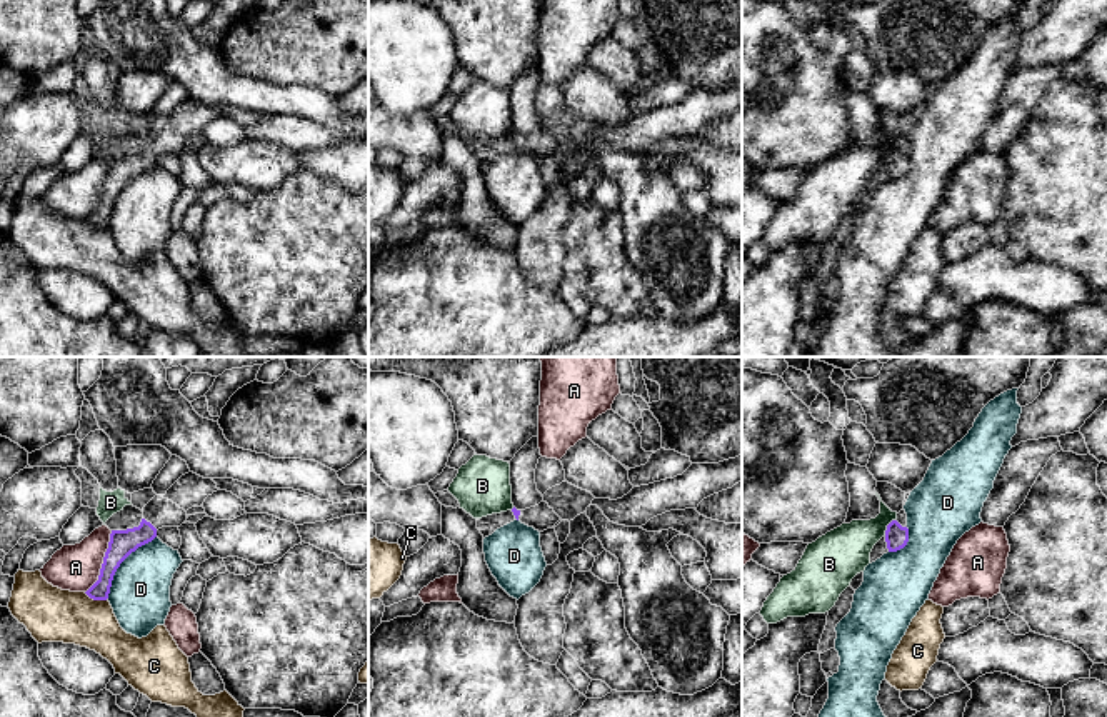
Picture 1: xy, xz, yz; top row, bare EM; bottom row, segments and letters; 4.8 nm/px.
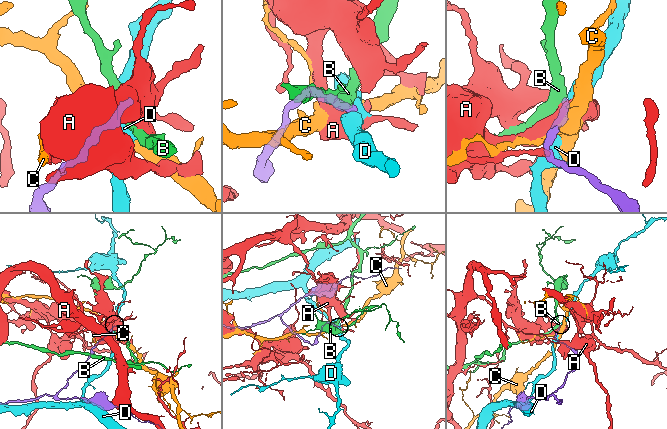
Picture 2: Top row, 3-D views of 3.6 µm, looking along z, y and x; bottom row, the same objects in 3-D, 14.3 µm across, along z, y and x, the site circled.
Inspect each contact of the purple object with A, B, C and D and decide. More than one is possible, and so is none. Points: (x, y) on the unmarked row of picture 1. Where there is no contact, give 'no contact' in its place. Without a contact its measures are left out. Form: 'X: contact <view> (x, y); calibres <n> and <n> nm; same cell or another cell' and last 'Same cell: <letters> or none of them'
A: contact xy (104, 189); calibres 130 and 220 nm; another cell
B: contact yz (887, 154); calibres 110 and 240 nm; another cell
C: contact xy (95, 225); calibres 100 and 260 nm; another cell
D: contact xy (120, 189); calibres 130 and 280 nm; another cell
Same cell: none of them

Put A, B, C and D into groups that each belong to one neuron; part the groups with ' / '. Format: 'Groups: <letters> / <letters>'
Groups: A / B / C / D

